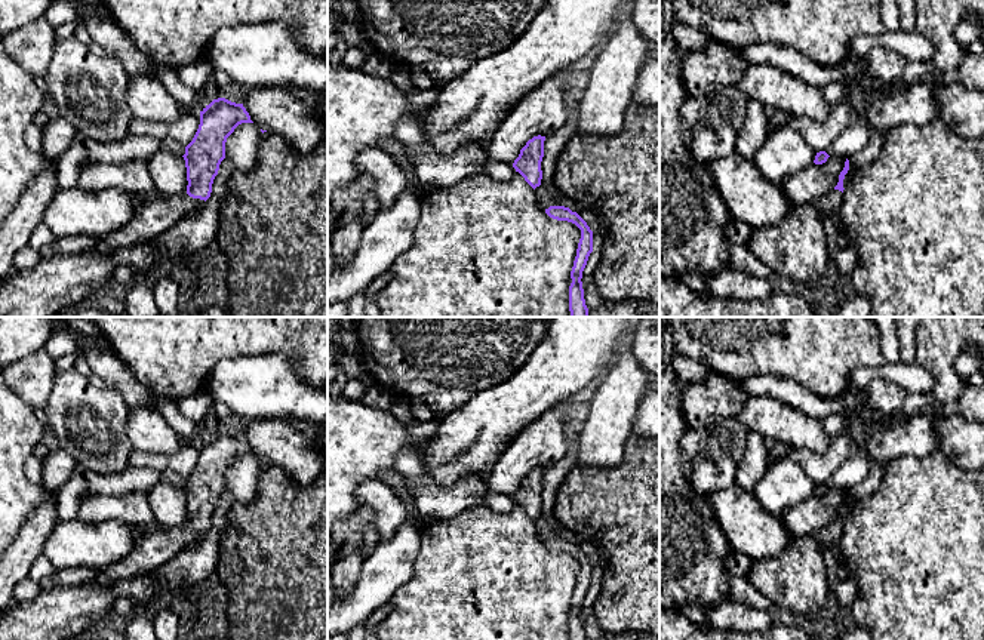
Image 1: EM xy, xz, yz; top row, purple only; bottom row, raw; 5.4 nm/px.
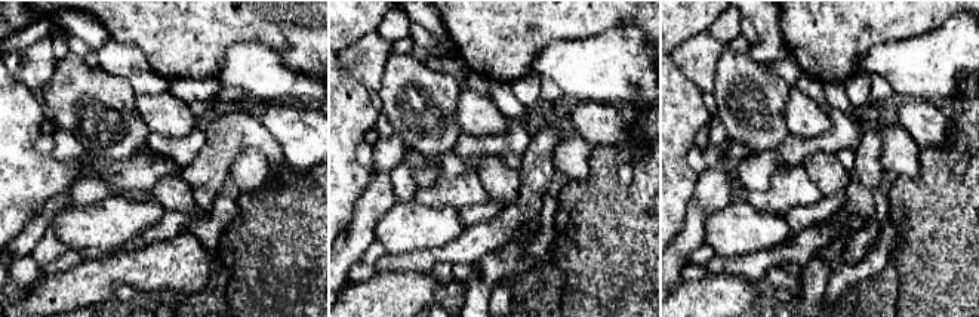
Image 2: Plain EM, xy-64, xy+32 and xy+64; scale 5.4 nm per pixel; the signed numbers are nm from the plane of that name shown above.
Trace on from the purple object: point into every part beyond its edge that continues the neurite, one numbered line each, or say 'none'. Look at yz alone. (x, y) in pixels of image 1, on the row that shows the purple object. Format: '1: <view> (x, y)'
1: yz (827, 206)

